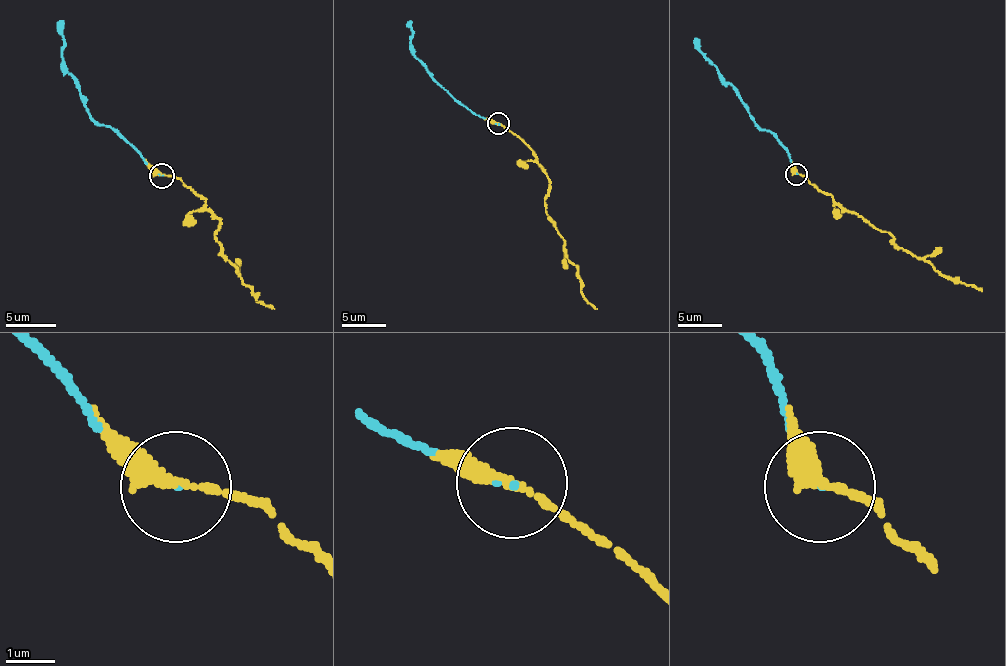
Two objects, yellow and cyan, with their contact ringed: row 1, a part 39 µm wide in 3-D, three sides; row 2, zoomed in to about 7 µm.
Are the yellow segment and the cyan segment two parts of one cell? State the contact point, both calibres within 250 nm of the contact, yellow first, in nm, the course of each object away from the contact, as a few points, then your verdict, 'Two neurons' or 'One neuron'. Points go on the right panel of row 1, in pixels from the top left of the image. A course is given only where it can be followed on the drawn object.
Place: (796, 174). Thickness 260 nm (yellow) against 50 nm. Course of yellow: (796, 173), (816, 184), (851, 213), (888, 232), (901, 248), (925, 259), (940, 274), (982, 292). Course of cyan: (796, 173), (783, 145), (754, 121), (748, 105), (704, 55), (695, 37). One neuron

